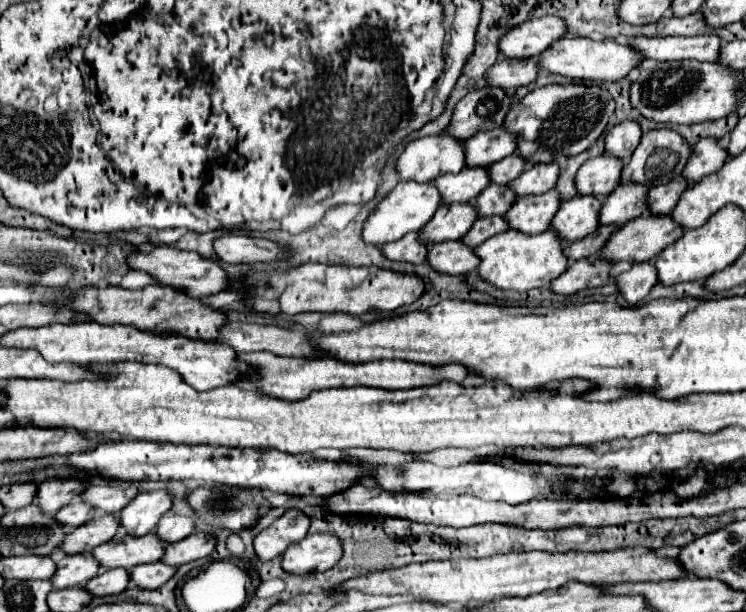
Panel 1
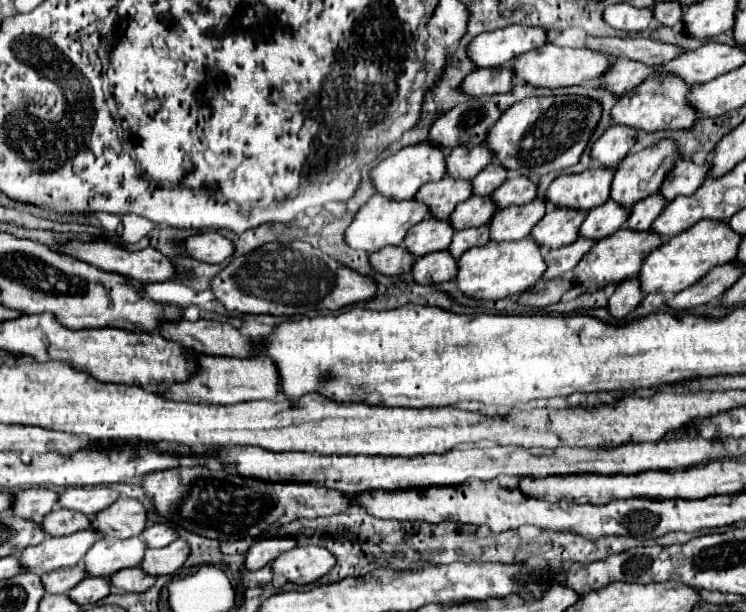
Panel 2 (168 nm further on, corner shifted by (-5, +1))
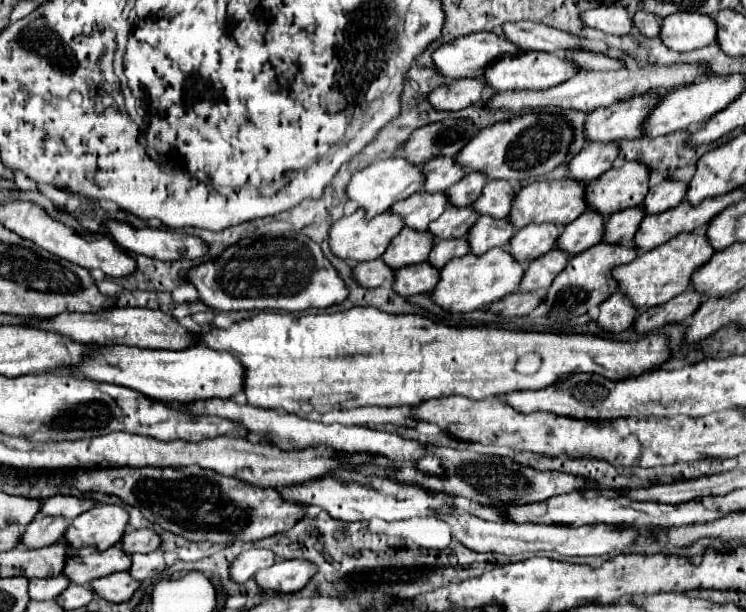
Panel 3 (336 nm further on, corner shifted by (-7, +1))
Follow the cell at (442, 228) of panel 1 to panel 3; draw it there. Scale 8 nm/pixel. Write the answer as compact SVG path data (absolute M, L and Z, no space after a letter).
M406 227L400 235L396 235L396 239L392 239L382 259L388 265L392 265L392 269L400 269L404 265L426 261L434 247L434 241L436 237L432 233Z

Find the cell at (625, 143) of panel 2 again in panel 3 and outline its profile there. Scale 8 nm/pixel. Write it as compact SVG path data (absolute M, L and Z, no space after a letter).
M618 141L612 143L588 143L568 165L568 177L578 181L598 179L604 171L612 167L616 157L620 155Z

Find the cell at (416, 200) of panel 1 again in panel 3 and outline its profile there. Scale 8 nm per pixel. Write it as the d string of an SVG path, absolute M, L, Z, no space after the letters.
M358 209L356 213L338 219L332 229L330 229L330 249L334 255L342 257L342 259L350 259L350 261L372 261L384 255L384 251L388 249L388 243L404 229L404 219L396 213L380 213L372 219L366 217L366 211Z

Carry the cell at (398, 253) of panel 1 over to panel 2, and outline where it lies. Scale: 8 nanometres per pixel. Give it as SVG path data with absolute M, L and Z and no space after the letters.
M384 247L378 253L372 253L370 265L382 275L404 275L410 273L414 257L406 255L404 247Z

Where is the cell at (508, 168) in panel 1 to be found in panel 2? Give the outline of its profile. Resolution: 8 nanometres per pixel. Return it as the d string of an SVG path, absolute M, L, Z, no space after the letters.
M498 163L486 165L478 173L478 177L474 181L470 181L470 183L474 183L474 195L492 195L492 191L500 187L500 183L502 183L502 179L506 179L506 175L508 173Z

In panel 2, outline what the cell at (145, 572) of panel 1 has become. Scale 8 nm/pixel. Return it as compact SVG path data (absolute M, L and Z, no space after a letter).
M130 567L130 571L118 571L110 575L110 585L128 593L144 593L154 585L156 577L140 571L140 567Z

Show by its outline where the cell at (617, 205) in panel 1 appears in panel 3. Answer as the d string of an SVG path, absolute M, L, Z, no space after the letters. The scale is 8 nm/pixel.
M588 209L584 215L580 215L576 221L568 223L562 229L556 247L568 251L570 255L578 255L602 241L604 223L606 223L606 219L598 211Z

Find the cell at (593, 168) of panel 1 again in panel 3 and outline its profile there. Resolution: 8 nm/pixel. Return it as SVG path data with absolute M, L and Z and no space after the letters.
M568 177L558 181L540 179L518 191L508 219L514 223L516 229L522 229L530 223L554 223L558 227L564 227L572 223L572 219L580 217L584 211L588 211L588 199L586 199L586 185L582 181L568 179Z

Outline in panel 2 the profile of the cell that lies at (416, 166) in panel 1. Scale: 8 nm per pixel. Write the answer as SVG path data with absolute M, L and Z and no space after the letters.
M418 143L400 149L396 155L386 157L370 171L370 181L378 195L388 199L412 199L412 195L420 189L420 185L438 181L446 175L444 151L440 147L432 147L430 143Z

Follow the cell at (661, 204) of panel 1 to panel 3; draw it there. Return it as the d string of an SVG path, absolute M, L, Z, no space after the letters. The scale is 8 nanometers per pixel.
M630 207L628 211L618 211L616 215L608 217L604 241L618 243L618 245L632 245L634 235L644 219L644 207Z

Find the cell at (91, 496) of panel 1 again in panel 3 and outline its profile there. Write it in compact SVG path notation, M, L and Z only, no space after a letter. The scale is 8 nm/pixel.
M54 495L42 503L42 513L46 515L64 515L66 519L76 519L90 507L94 507L96 501L86 497L74 497L74 495Z

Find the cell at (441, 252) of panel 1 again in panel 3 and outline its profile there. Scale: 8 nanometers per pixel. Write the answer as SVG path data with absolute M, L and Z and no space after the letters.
M422 261L412 267L400 267L396 271L396 281L392 289L398 295L410 297L418 293L430 293L438 281L440 281L440 269L430 265L428 261Z

